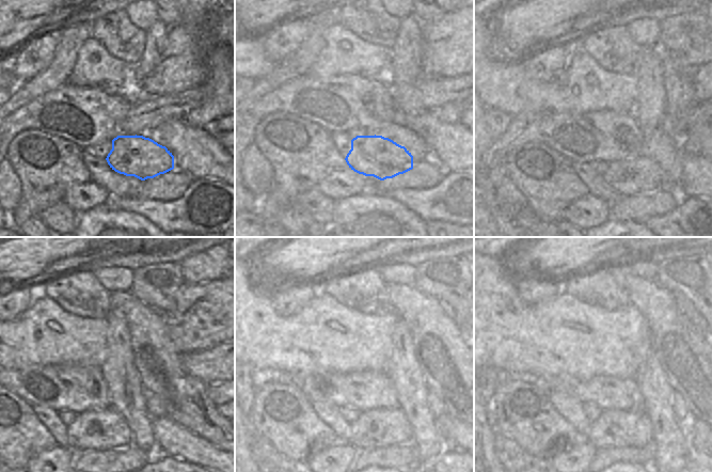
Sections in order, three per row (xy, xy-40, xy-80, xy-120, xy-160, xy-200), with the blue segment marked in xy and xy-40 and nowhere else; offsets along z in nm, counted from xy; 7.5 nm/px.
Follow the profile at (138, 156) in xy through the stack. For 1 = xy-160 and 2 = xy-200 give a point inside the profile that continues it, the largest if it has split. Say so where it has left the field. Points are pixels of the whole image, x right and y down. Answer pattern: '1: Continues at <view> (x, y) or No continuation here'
1: Continues at xy-160 (376, 427)
2: Continues at xy-200 (614, 427).

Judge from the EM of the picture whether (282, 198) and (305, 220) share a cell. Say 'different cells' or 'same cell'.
different cells

